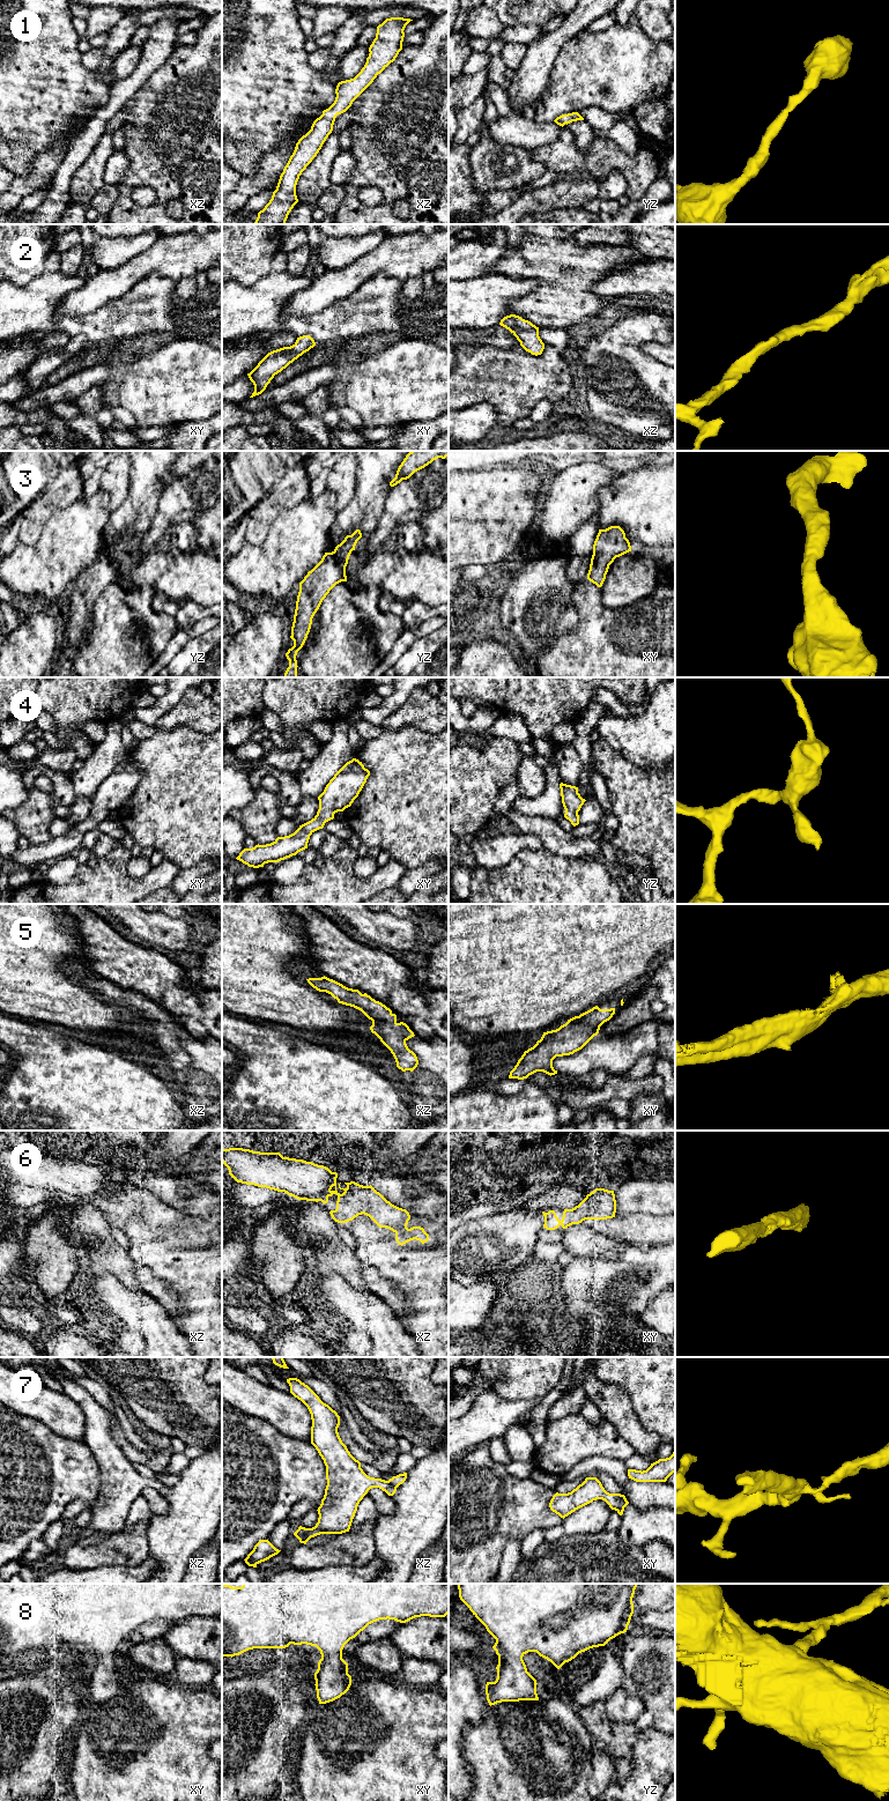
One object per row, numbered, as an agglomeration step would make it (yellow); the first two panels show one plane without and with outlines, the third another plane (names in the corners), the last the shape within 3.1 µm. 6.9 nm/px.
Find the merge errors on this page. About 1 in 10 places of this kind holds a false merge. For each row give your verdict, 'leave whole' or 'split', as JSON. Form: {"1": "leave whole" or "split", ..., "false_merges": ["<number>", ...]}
{"1": "leave whole", "2": "leave whole", "3": "leave whole", "4": "leave whole", "5": "leave whole", "6": "leave whole", "7": "split", "8": "leave whole", "false_merges": ["7"]}

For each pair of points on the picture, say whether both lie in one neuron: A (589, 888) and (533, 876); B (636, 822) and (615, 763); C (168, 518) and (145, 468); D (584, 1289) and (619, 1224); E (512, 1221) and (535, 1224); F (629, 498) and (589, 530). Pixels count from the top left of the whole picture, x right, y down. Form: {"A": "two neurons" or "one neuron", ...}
{"A": "one neuron", "B": "one neuron", "C": "two neurons", "D": "two neurons", "E": "one neuron", "F": "two neurons"}

